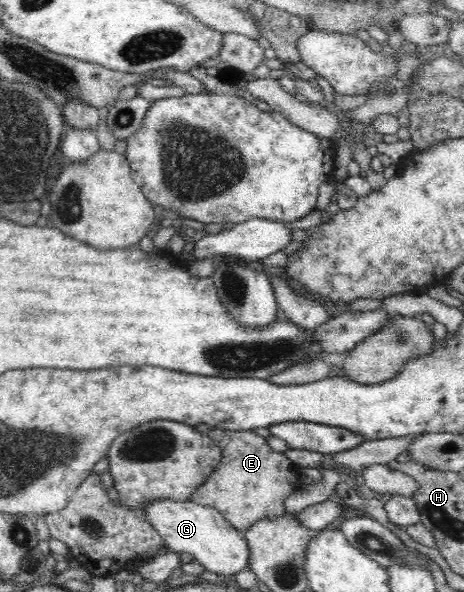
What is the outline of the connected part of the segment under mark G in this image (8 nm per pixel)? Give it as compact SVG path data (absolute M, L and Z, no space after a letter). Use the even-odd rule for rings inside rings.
M152 500L139 512L160 533L170 551L192 555L206 571L219 576L236 575L249 566L251 553L248 542L215 508L200 506L191 500Z

